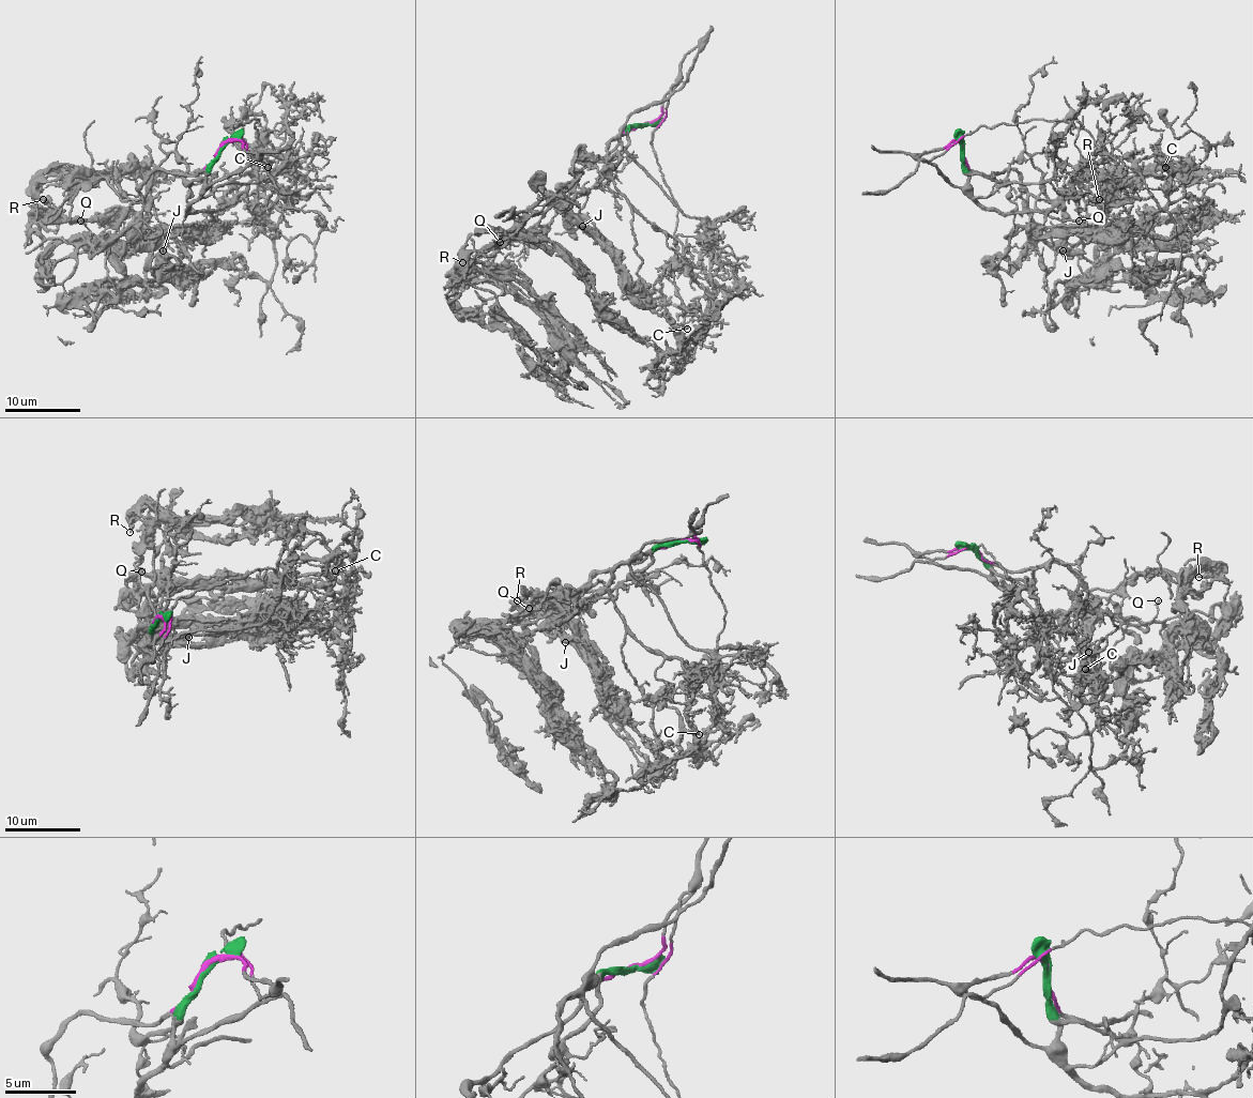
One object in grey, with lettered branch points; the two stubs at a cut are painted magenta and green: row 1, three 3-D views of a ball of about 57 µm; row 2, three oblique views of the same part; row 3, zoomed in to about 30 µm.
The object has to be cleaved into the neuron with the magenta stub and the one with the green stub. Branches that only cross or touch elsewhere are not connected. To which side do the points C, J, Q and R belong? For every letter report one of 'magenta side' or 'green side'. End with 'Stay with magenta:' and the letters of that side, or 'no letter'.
C: green side
J: magenta side
Q: magenta side
R: magenta side
Stay with magenta: J, Q, R

